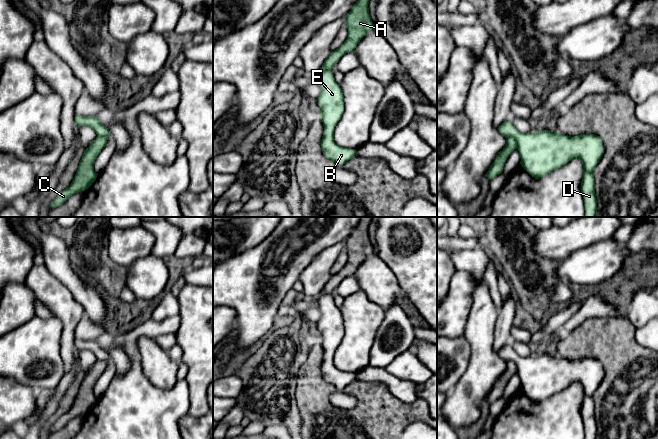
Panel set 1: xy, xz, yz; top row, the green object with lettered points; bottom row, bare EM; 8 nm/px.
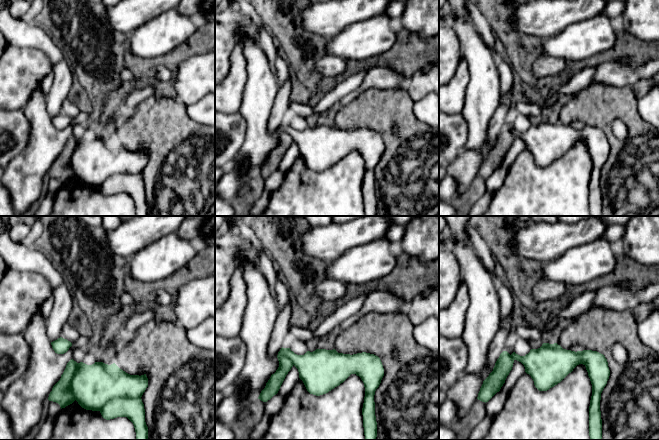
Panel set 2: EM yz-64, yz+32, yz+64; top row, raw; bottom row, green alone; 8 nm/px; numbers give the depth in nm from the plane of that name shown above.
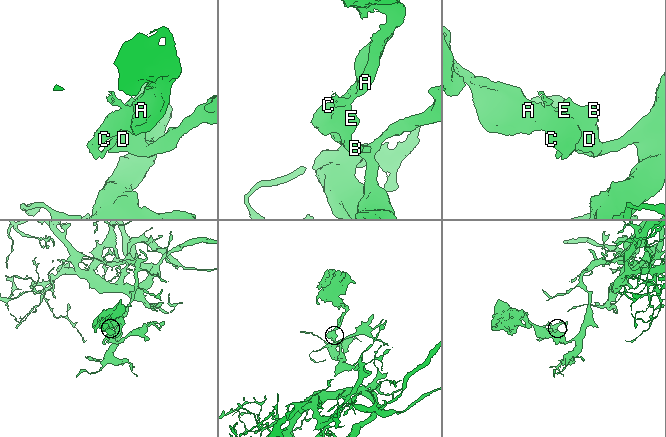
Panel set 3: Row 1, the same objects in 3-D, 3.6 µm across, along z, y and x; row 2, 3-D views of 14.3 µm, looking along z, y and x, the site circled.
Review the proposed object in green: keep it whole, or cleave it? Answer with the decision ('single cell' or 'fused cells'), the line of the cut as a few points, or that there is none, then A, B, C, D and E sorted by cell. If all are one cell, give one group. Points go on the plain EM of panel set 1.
fused cells; cut yz (505, 359), (510, 359), (515, 364), (517, 372); groups A C / B D E

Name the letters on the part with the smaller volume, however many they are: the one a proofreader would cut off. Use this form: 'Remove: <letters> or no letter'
Remove: A, C

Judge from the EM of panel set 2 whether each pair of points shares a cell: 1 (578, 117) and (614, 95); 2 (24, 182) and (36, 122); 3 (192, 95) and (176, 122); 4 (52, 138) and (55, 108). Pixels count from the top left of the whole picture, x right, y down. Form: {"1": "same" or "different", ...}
{"1": "same", "2": "same", "3": "different", "4": "different"}

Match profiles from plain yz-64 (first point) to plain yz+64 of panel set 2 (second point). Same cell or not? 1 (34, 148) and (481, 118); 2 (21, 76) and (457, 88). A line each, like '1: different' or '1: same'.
1: same
2: same

